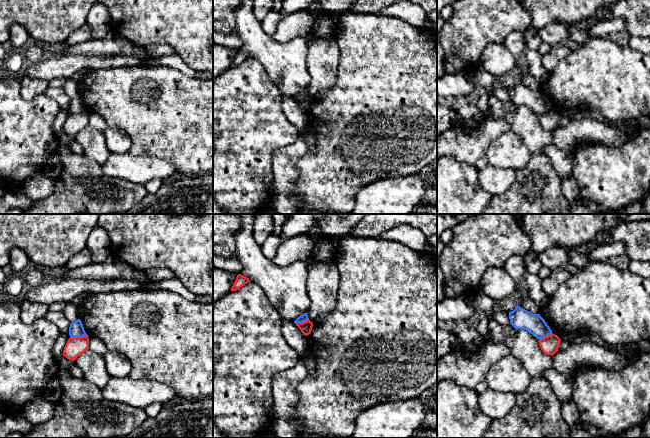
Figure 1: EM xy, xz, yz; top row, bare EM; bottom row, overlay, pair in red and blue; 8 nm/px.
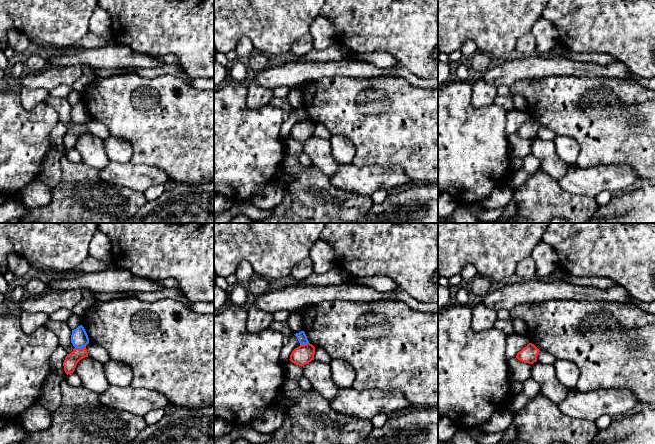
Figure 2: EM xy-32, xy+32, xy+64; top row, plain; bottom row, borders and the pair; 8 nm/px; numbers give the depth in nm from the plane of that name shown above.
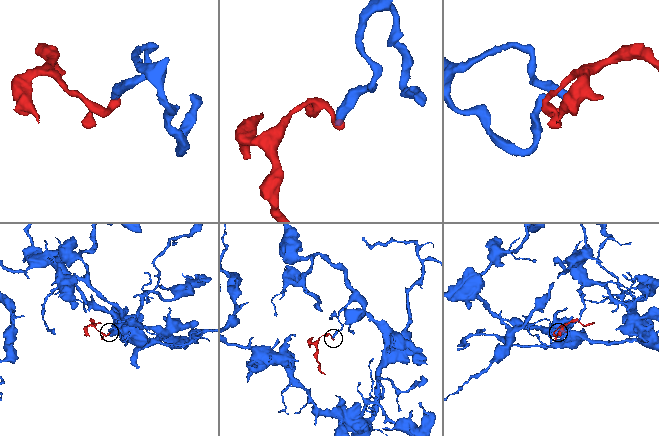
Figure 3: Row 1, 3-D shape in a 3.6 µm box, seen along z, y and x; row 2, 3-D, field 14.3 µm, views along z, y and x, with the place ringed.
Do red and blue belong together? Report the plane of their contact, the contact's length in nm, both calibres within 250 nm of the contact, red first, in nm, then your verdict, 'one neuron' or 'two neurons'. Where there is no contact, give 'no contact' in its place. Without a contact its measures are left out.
xy | 140 nm | 150/120 nm | two neurons

